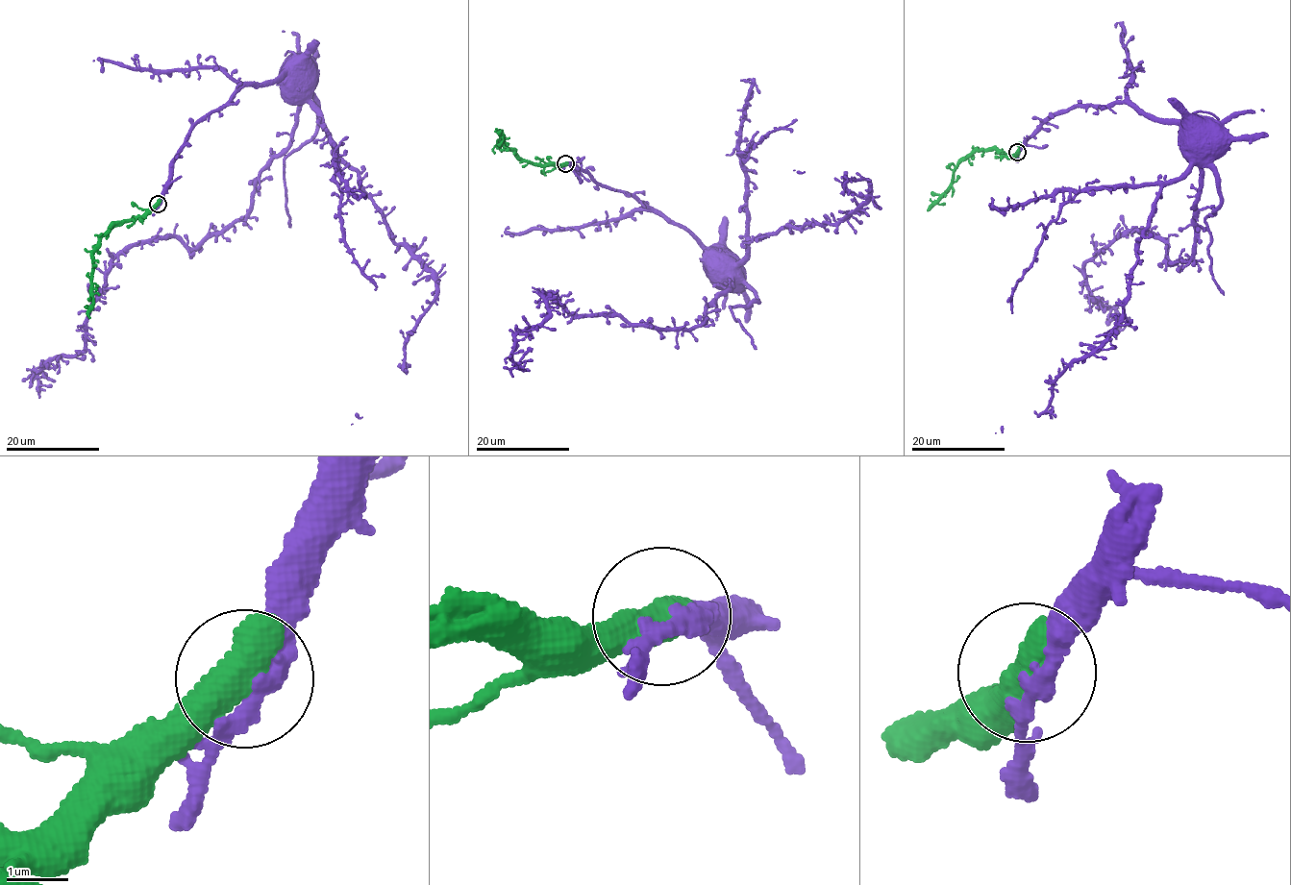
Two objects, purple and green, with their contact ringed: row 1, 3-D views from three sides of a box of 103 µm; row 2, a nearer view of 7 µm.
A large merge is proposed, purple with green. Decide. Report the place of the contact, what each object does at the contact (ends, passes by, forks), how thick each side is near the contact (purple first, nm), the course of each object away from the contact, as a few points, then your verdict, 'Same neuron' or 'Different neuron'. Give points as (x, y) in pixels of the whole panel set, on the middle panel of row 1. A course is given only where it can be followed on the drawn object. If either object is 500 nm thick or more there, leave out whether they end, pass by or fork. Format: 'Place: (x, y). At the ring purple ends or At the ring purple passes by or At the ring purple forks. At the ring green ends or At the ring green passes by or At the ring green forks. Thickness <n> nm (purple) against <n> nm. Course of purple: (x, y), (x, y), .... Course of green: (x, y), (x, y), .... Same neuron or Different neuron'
Place: (565, 163). Thickness 280 nm (purple) against 700 nm. Course of purple: (566, 163), (680, 224), (733, 286), (682, 330), (578, 316), (543, 293), (549, 313), (512, 348), (524, 368). Course of green: (565, 163), (533, 164), (499, 142), (505, 136), (500, 131). Same neuron

